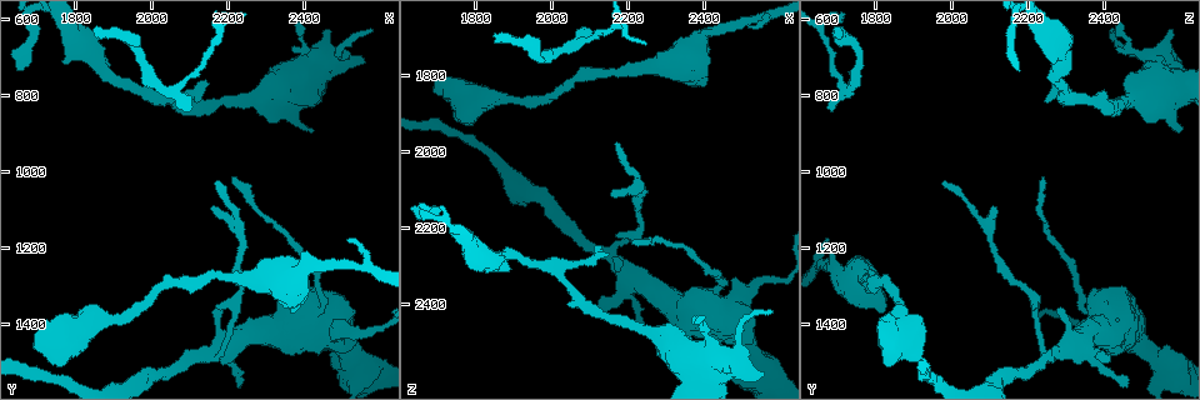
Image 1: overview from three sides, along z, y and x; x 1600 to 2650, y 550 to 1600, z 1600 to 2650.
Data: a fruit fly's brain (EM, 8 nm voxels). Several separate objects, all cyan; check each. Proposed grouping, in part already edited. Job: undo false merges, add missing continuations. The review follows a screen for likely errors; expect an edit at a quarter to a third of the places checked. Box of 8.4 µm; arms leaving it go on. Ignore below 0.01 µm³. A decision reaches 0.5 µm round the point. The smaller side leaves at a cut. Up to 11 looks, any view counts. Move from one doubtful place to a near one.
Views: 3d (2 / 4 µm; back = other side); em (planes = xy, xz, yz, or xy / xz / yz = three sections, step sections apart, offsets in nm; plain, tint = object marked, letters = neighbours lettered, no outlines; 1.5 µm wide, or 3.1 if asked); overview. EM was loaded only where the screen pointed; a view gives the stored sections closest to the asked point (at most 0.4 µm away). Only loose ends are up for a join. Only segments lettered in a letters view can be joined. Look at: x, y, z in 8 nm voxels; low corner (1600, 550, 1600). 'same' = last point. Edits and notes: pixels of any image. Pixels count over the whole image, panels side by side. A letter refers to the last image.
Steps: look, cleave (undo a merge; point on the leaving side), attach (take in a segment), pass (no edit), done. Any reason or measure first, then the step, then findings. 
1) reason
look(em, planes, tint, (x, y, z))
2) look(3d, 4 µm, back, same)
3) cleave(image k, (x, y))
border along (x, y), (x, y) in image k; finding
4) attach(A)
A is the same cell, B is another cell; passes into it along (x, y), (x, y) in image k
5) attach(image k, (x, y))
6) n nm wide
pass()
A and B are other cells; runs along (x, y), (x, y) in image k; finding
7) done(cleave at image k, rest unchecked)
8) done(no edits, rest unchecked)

an open end
look(3d, 4 µm, (2100, 840, 1685))

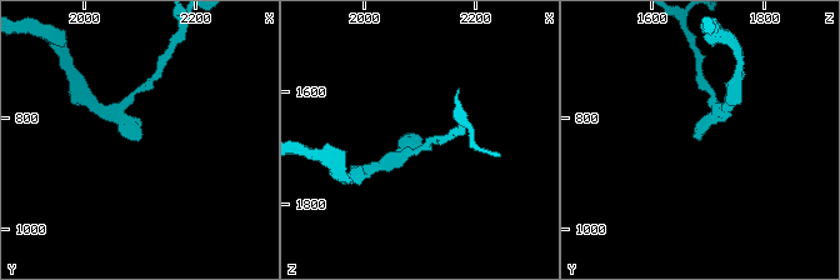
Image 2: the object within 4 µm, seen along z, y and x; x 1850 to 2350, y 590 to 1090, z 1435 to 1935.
look(em, yz, step 4, tint, (2105, 835, 1685))

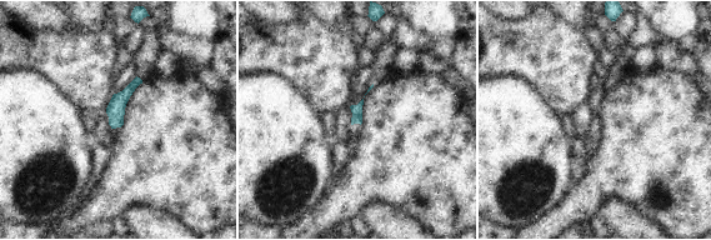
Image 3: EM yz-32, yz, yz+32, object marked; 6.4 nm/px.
look(em, planes, letters, same)

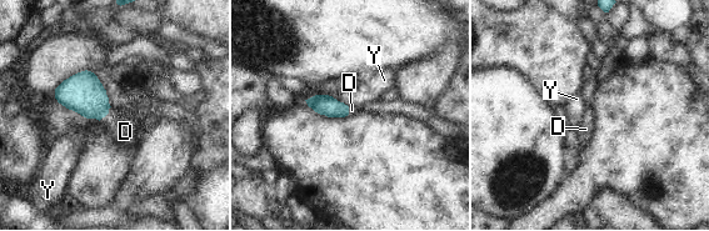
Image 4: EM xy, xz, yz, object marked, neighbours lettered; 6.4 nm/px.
attach(D)
D is the same cell, Y is another cell; passes into it along (83, 93), (106, 114), (125, 131) in image 4; the neuron continues

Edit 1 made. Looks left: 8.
tapers out
look(em, yz, step 4, letters, (2215, 1025, 2230))

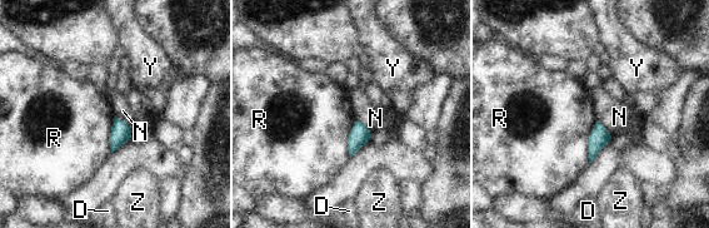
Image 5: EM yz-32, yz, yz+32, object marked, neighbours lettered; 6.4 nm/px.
100 nm wide
pass()
D, N, R, Y and Z are other cells; none of them fits

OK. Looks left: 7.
branch stops here
look(3d, 2 µm, (1850, 630, 1690))

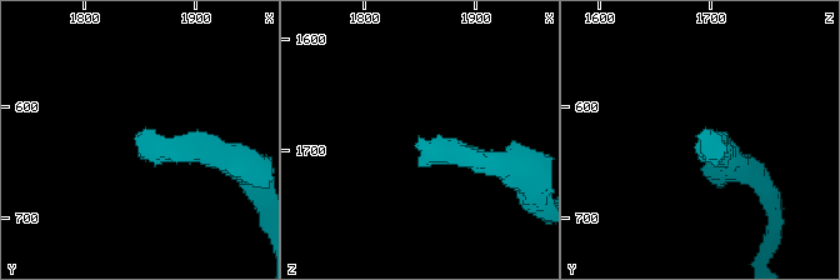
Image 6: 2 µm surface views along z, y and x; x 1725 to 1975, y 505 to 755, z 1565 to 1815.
look(em, yz, step 8, plain, (1848, 624, 1688))

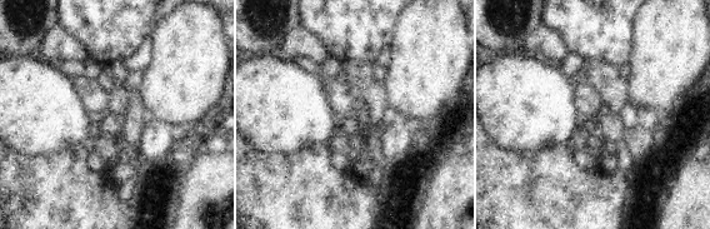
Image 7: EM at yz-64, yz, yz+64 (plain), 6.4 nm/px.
look(em, yz, step 8, letters, same)

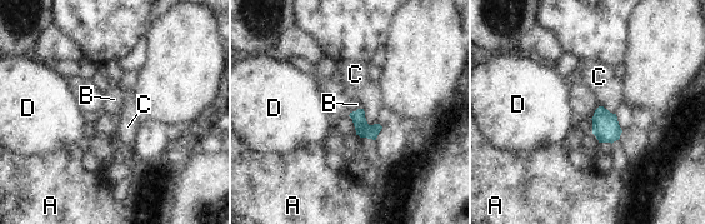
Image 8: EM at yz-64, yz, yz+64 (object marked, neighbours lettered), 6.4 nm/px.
C touches over 140 nm
attach(B)
B is the same cell, A, C and D are other cells; it goes on there

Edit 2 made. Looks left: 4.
look(overview)

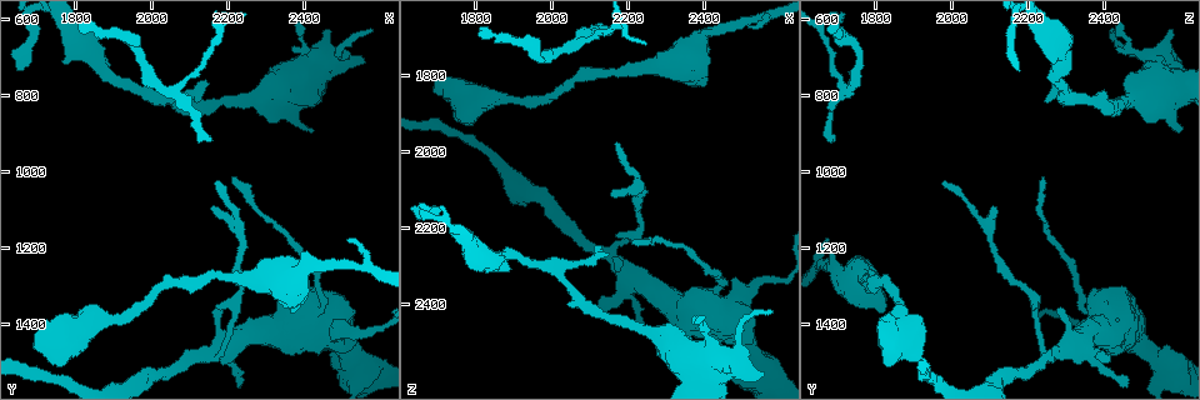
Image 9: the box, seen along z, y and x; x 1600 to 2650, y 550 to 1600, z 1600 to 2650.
free end
look(em, planes, letters, (2570, 630, 2425))

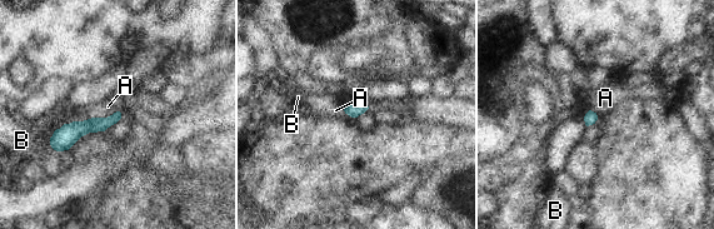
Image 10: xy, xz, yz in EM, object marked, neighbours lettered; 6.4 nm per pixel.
pass()
A and B are other cells; border along (120, 111), (88, 119) in image 10; no lettered segment goes on from it

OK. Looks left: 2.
done(attach at image 4, attach at image 8, rest unchecked)

